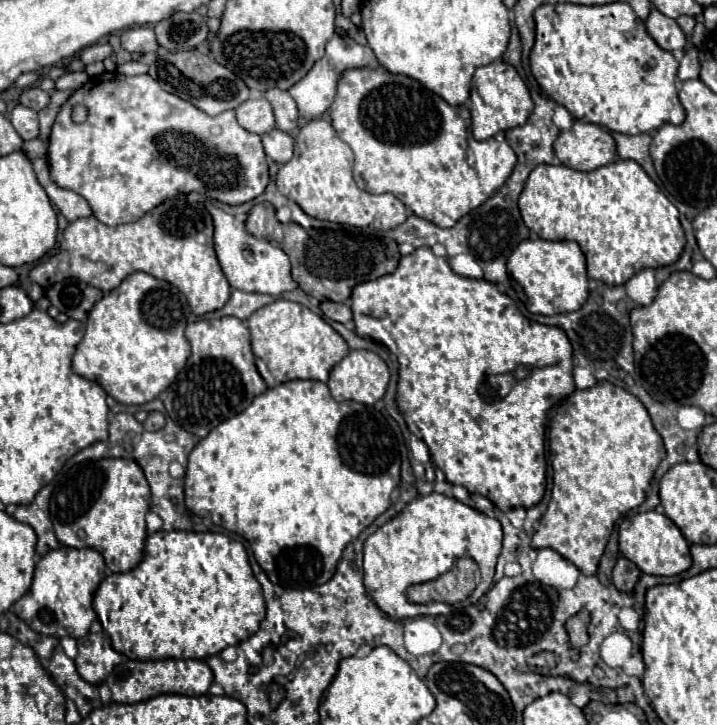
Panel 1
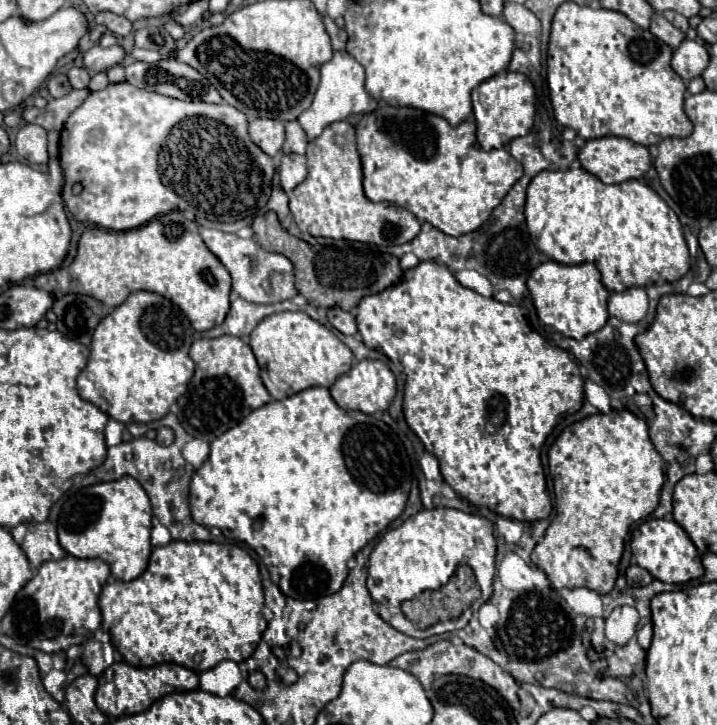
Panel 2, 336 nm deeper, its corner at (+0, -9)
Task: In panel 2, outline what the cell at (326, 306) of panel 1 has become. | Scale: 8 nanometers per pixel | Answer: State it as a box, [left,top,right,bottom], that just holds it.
[327,307,357,335]

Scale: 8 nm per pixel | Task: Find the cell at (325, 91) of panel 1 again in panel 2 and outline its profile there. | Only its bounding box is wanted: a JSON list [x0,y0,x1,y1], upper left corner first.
[297,51,377,139]

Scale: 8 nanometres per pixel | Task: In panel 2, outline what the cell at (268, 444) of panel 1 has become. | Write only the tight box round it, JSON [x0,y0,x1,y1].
[191,387,411,599]

